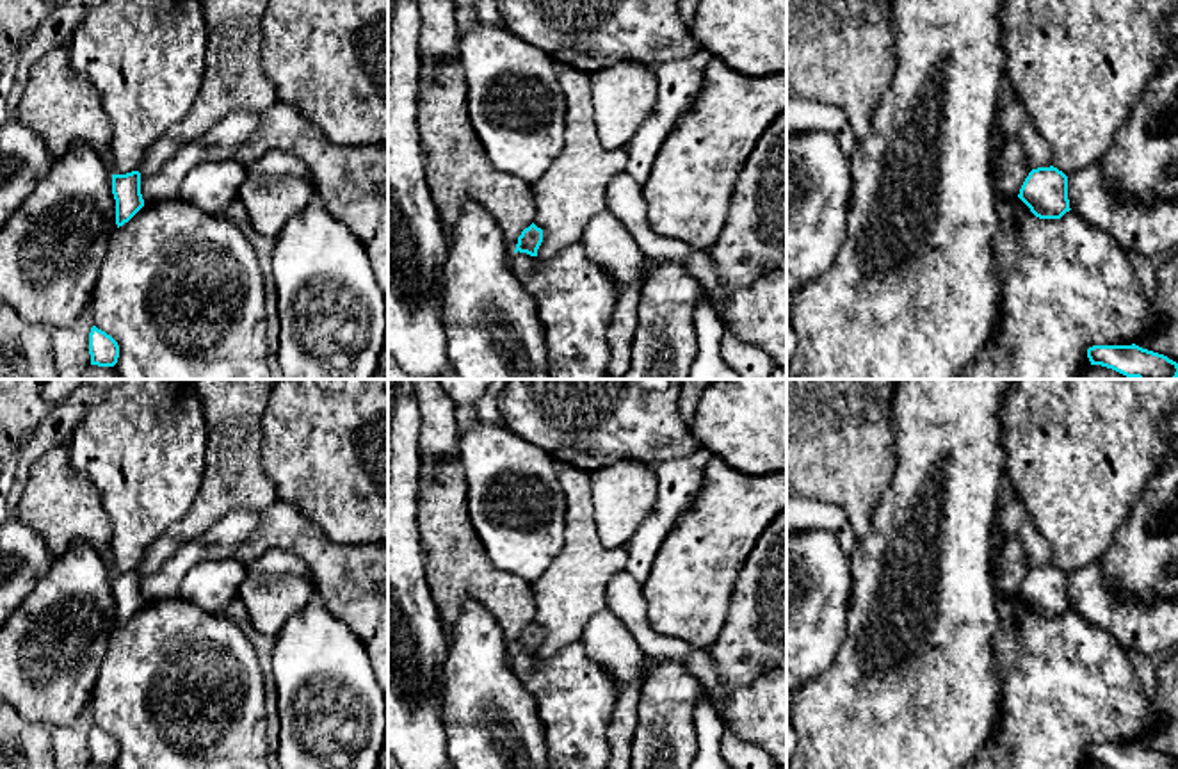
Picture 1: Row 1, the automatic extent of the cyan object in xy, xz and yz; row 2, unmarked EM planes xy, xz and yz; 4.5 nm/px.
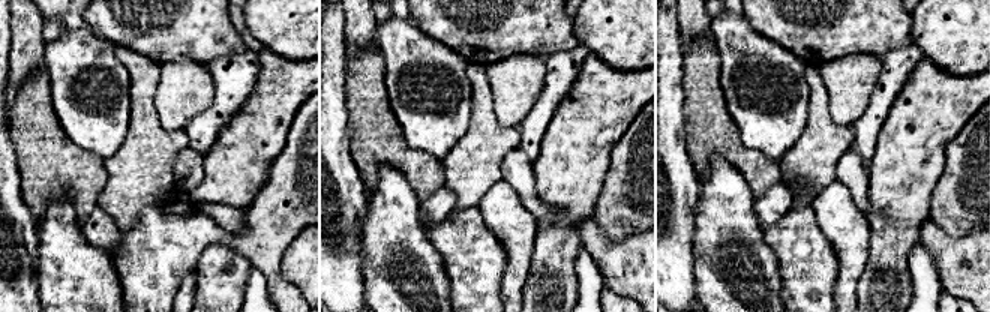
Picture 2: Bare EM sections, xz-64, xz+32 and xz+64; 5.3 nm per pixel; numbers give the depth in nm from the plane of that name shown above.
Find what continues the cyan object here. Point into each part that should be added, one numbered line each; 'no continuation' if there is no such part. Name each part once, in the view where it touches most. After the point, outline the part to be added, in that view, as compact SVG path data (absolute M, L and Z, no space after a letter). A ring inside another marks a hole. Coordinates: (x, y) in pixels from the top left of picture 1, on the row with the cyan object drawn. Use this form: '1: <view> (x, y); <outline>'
no continuation

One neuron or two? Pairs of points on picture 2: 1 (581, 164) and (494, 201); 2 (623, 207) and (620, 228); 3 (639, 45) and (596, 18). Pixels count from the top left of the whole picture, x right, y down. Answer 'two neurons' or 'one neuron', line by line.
1: two neurons
2: one neuron
3: one neuron

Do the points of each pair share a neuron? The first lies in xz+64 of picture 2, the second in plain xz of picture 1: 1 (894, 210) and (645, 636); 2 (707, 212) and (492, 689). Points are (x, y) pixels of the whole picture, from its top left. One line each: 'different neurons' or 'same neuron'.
1: different neurons
2: same neuron

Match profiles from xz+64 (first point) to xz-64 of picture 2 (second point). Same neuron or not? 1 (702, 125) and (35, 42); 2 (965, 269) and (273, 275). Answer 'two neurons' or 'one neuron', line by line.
1: two neurons
2: two neurons

